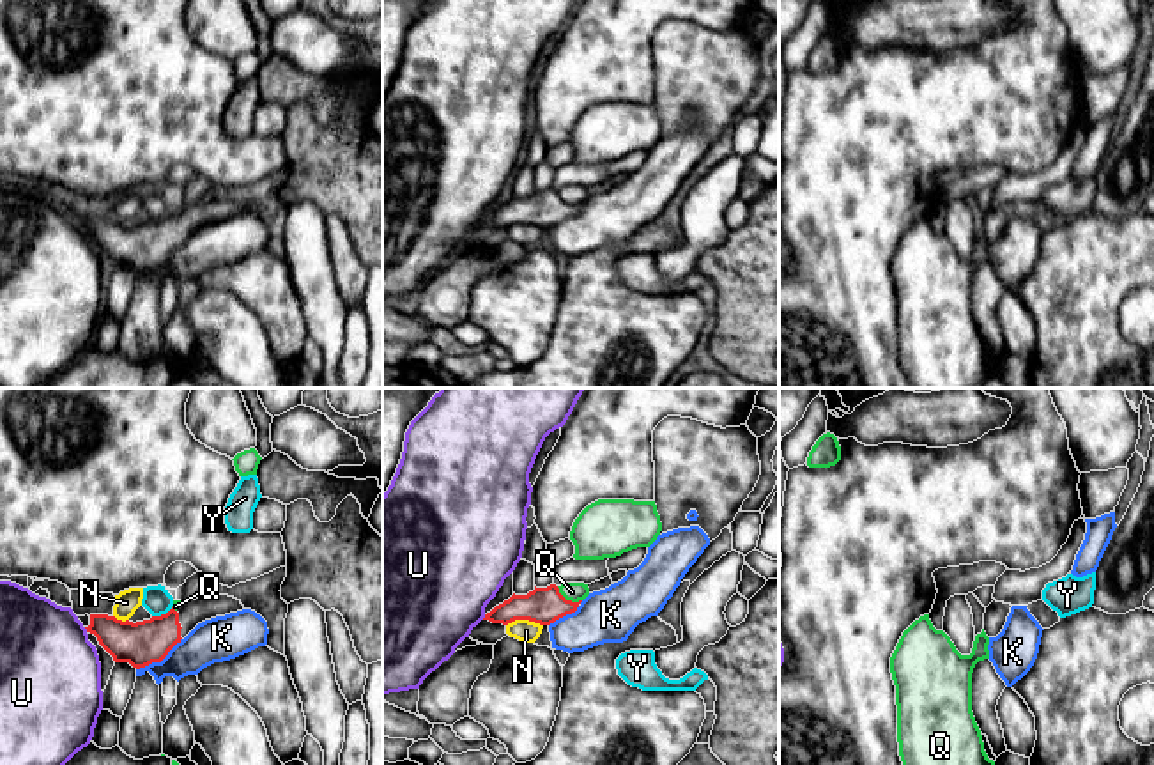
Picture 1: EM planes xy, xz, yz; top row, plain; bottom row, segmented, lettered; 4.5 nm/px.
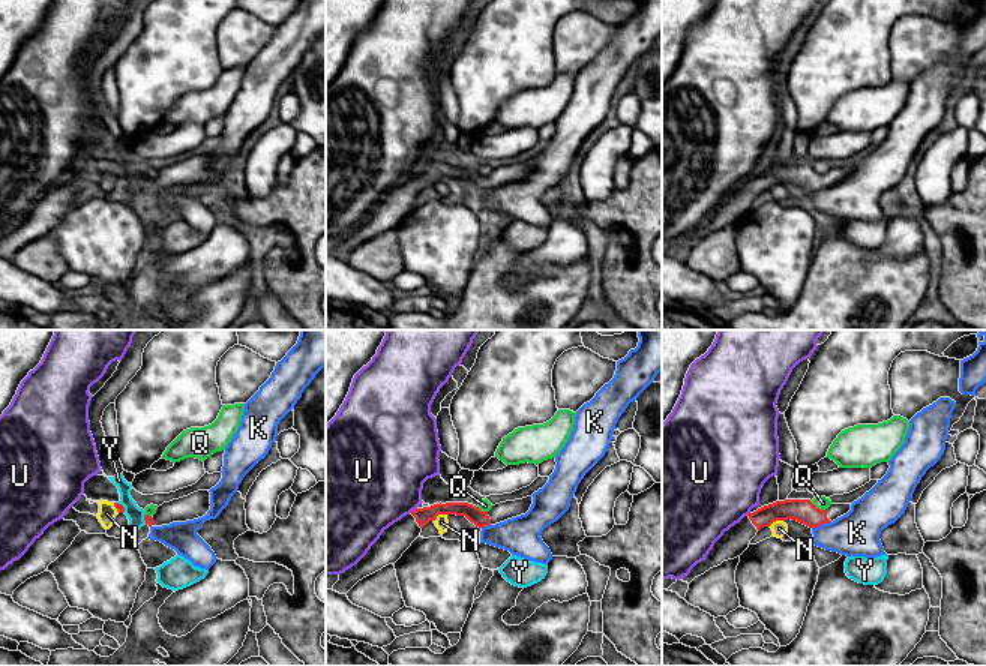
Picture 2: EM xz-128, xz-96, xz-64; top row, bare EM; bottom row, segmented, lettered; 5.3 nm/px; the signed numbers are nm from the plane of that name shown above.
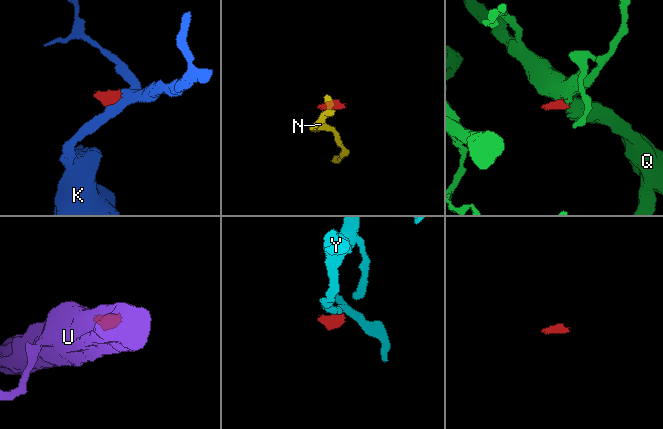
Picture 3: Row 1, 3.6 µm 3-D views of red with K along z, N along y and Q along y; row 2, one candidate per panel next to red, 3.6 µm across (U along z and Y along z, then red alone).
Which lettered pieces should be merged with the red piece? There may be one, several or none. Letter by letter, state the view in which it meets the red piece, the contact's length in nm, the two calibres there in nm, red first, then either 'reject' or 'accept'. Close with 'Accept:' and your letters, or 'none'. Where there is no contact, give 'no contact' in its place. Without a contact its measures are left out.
K: meets red in xy; contact 260 nm long; 200 nm thick on the red side, 190 nm on the other; reject
N: meets red in xz; contact 170 nm long; 170 nm thick on the red side, 100 nm on the other; reject
Q: meets red in xz; contact 140 nm long; 170 nm thick on the red side, 90 nm on the other; reject
U: meets red in xy; contact 30 nm long; 190 nm thick on the red side, 440 nm on the other; reject
Y: meets red in xy; contact 100 nm long; 200 nm thick on the red side, 120 nm on the other; reject
Accept: none

